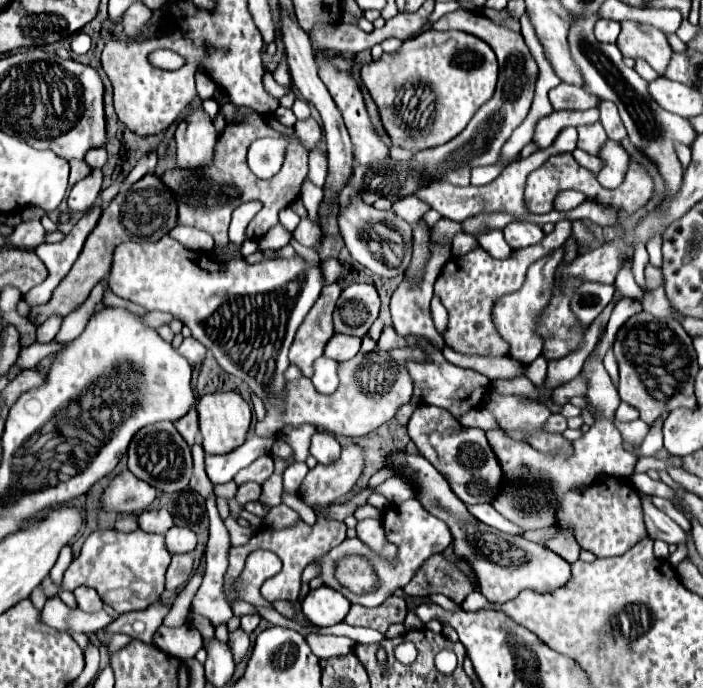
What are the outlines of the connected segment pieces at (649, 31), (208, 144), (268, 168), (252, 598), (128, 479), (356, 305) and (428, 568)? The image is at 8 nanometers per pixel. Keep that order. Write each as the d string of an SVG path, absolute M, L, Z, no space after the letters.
M621 22L617 46L623 56L645 58L659 76L665 76L673 58L673 50L663 32L651 26L635 26L635 22Z
M203 108L187 114L175 132L177 142L177 168L209 168L215 156L217 130Z
M281 126L281 132L285 136L281 138L259 138L249 146L249 168L259 178L271 178L283 164L285 158L285 146L291 138L295 138L293 128Z
M256 550L248 556L242 576L237 582L237 594L245 602L254 606L273 608L260 594L260 587L265 580L277 574L282 568L281 560L272 552Z
M129 470L117 474L101 496L101 508L105 512L131 512L139 514L151 506L157 498L157 490L139 480Z
M351 284L347 286L337 302L333 322L335 332L365 336L371 324L377 320L381 300L373 284Z
M445 554L431 556L423 570L415 574L413 582L405 586L407 596L429 596L439 592L457 604L461 604L473 590L475 584Z

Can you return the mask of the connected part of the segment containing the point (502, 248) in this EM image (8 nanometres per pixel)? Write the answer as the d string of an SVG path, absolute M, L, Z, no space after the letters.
M487 230L483 234L477 234L477 242L495 258L505 258L507 254L511 254L509 244L503 240L503 232L501 230Z

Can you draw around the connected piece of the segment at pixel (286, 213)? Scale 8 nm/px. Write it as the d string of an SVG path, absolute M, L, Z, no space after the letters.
M283 208L283 210L279 212L279 222L281 222L289 232L293 232L295 226L299 224L299 216L297 216L291 208Z

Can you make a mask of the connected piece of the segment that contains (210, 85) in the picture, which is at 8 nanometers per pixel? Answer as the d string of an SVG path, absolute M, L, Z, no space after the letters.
M198 72L195 76L196 90L198 96L202 100L212 98L213 92L215 91L214 87L217 87L216 84L214 84L213 80L211 80L209 76L205 76L205 75L207 74Z

